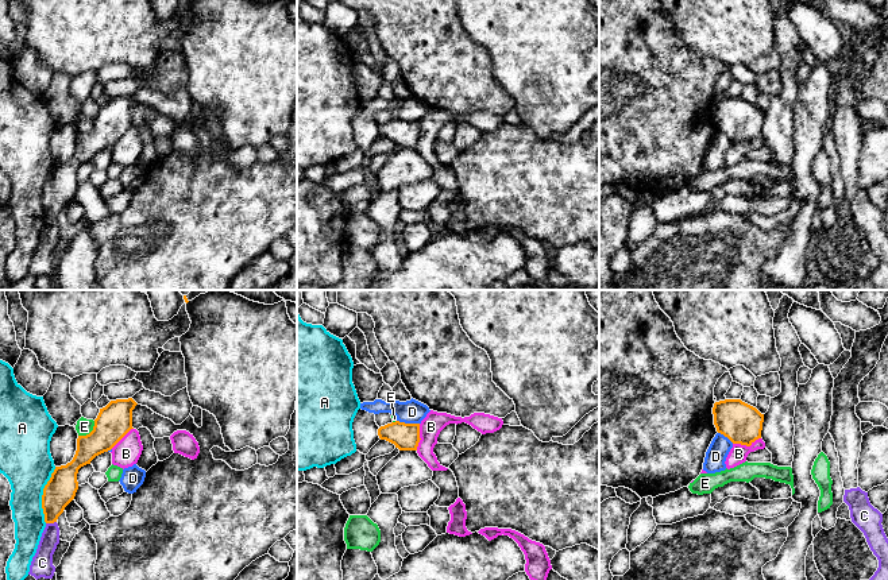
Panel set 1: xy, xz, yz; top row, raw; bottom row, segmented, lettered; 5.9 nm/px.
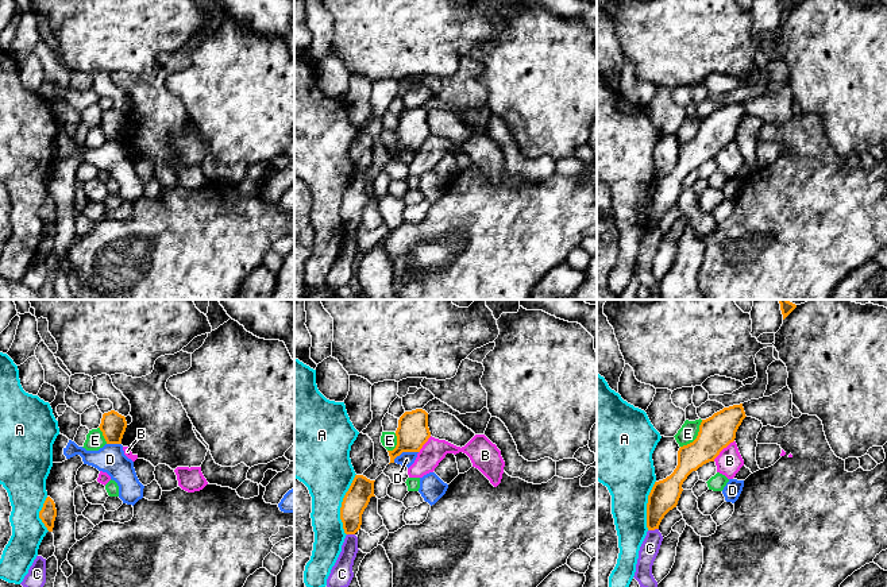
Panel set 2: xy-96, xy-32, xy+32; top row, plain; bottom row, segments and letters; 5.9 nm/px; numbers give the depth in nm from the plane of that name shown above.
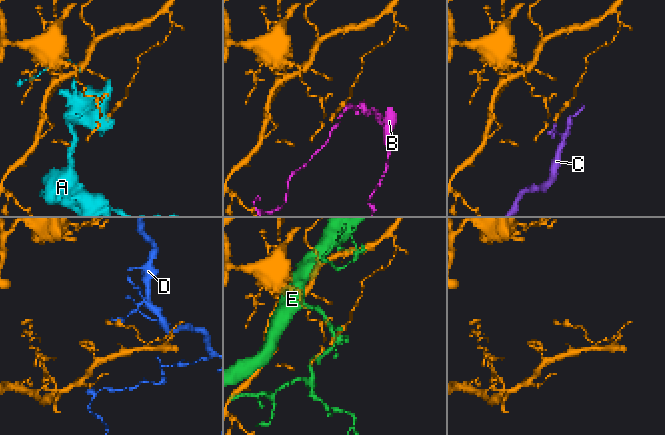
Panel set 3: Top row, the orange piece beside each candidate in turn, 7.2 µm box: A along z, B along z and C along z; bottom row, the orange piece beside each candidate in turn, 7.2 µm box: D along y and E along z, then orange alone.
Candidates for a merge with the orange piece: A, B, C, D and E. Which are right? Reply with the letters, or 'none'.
none

